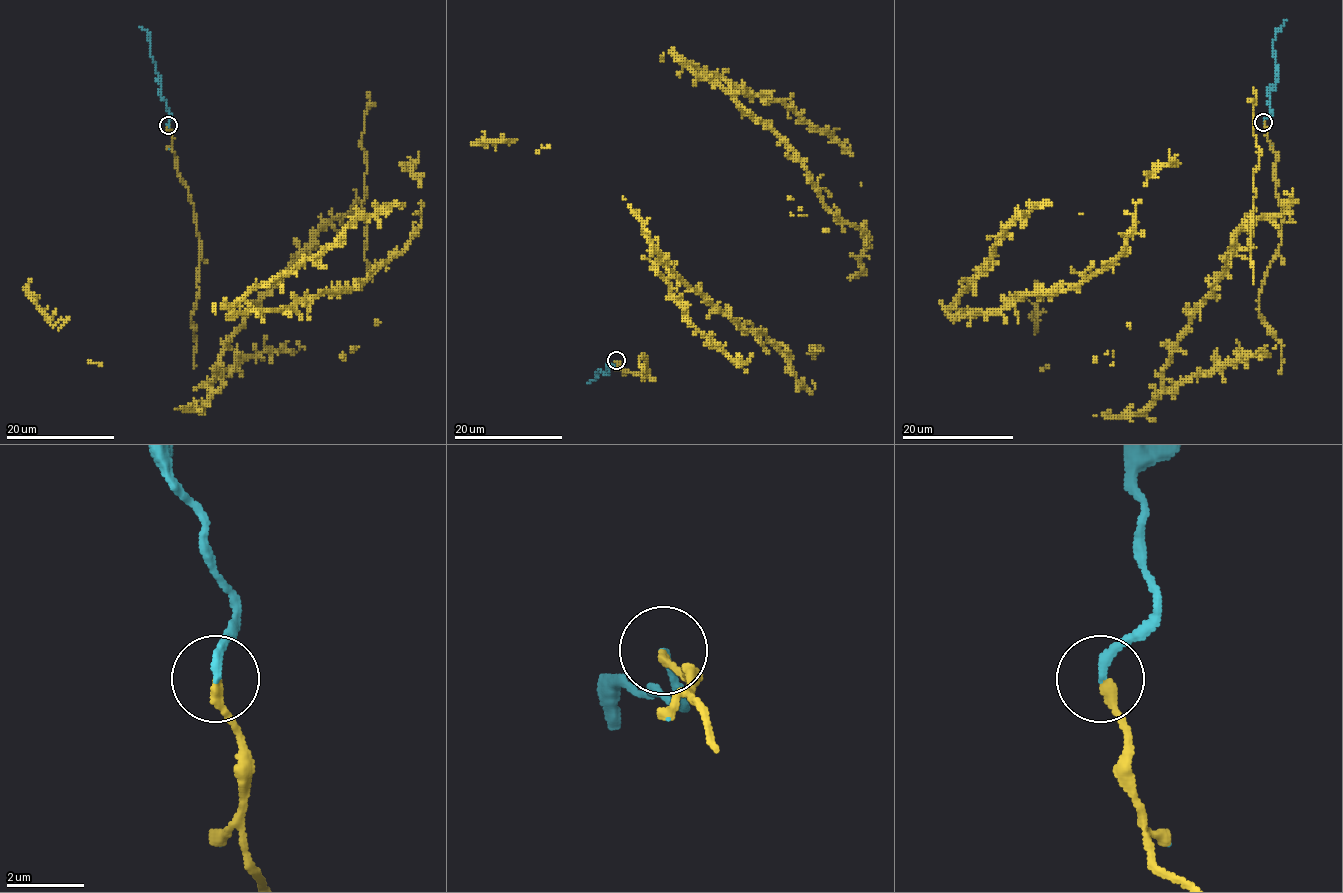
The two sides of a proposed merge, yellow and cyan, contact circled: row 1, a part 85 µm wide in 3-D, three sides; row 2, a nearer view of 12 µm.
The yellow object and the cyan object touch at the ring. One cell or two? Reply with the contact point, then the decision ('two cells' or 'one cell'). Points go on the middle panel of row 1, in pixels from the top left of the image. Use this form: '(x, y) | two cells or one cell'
(616, 360) | one cell

